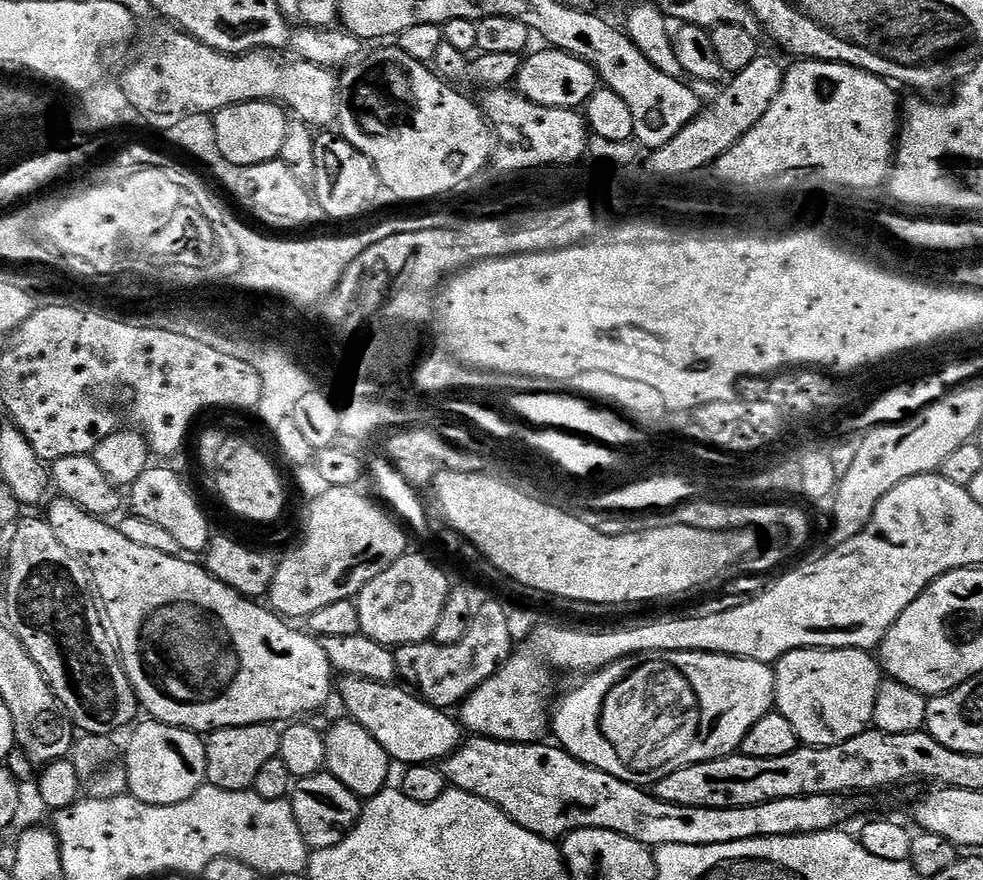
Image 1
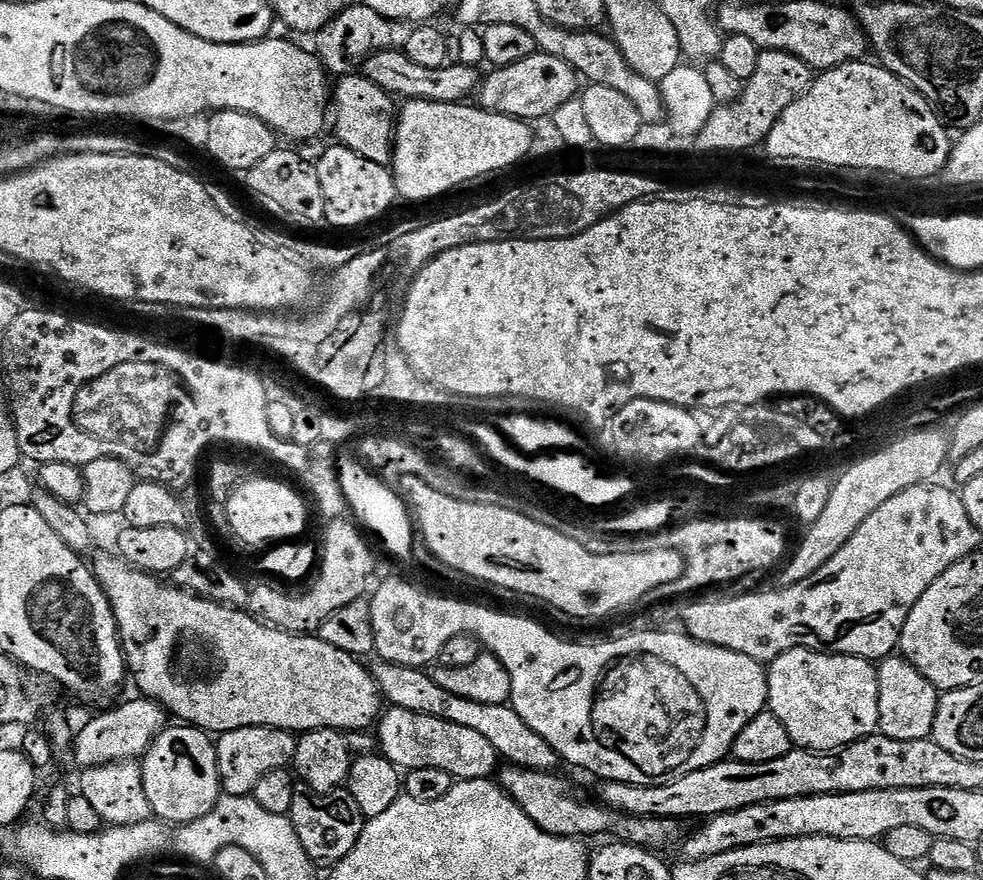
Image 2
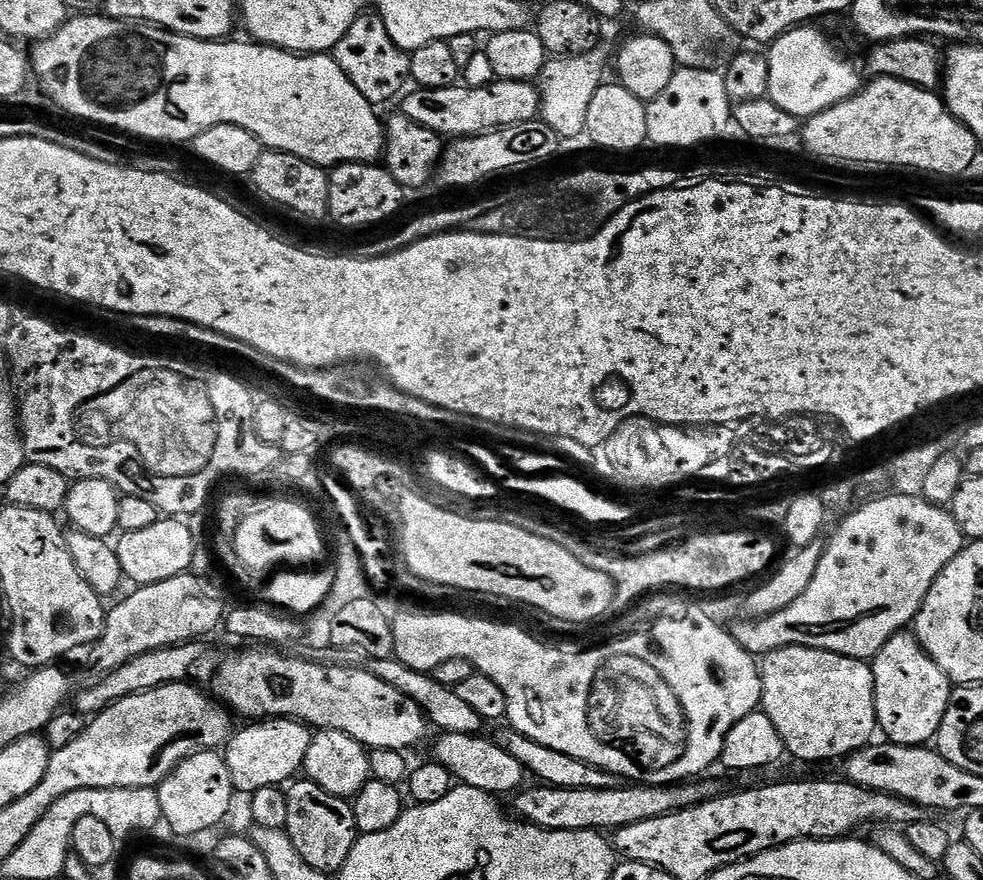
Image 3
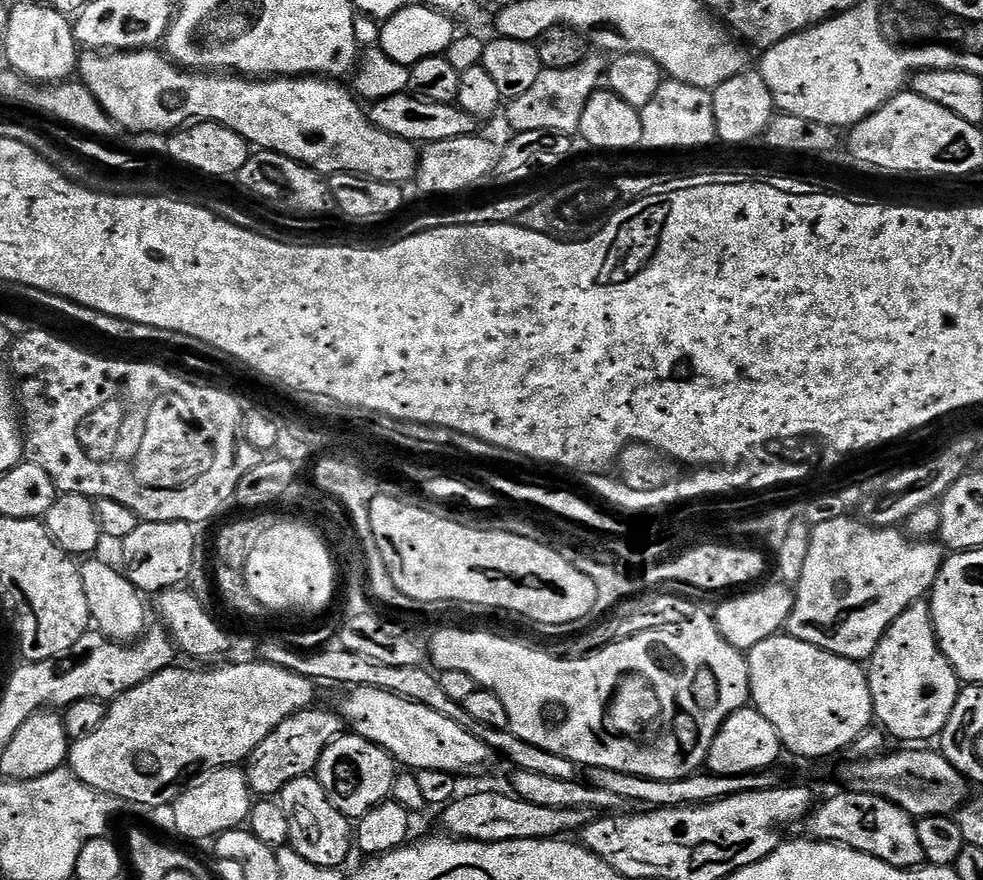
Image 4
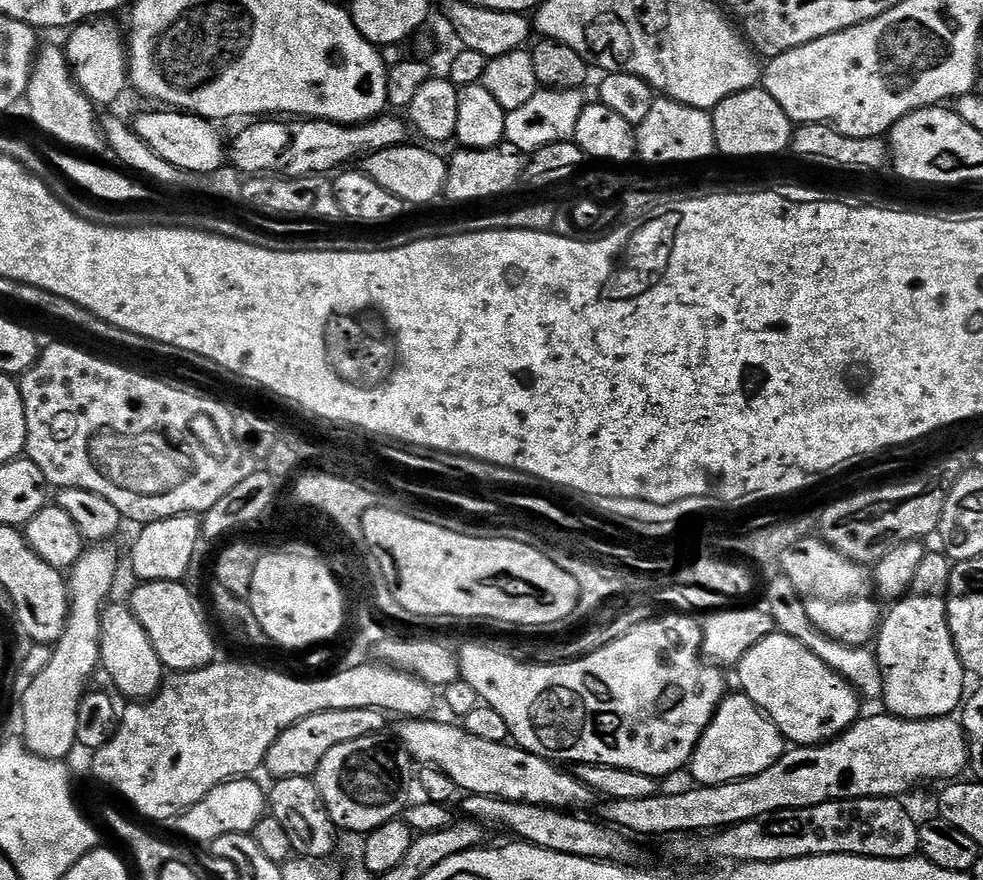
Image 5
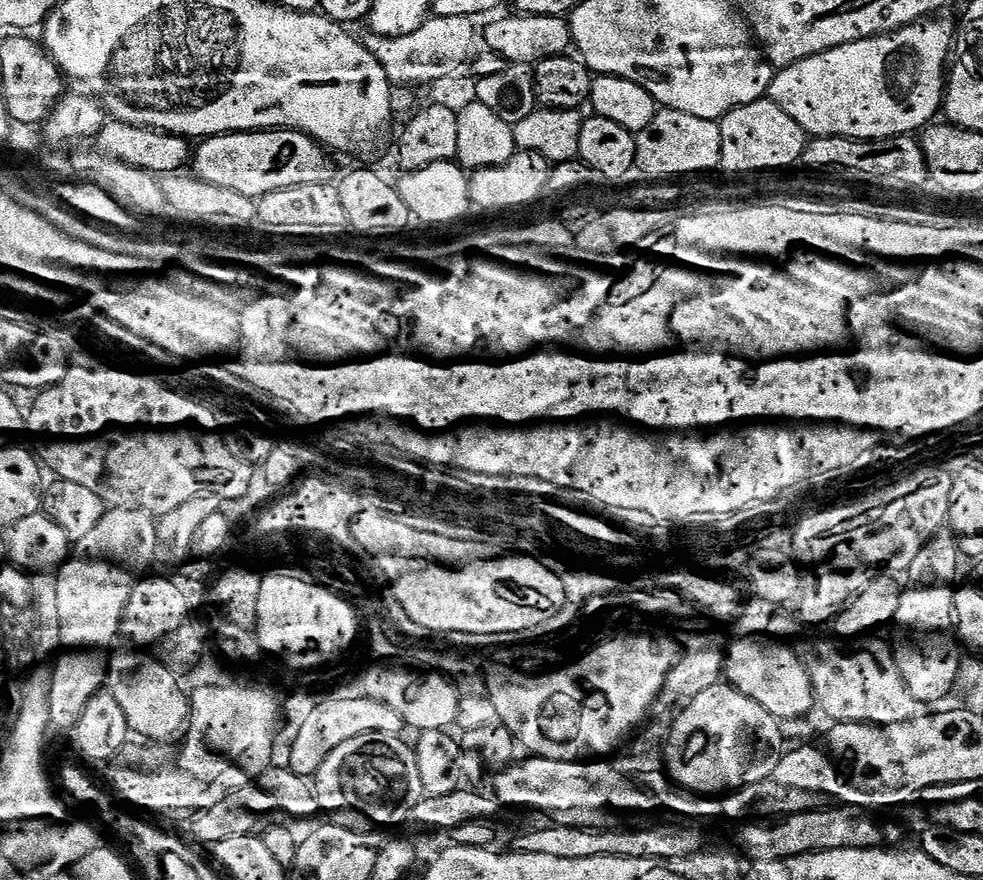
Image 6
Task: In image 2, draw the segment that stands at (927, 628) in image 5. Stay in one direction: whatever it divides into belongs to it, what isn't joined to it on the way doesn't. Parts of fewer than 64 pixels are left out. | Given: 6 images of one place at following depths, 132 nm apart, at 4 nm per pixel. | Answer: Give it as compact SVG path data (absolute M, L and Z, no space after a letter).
M899 654L885 656L879 661L878 718L879 735L889 736L898 742L914 742L931 737L934 718L938 714L941 693L908 660Z

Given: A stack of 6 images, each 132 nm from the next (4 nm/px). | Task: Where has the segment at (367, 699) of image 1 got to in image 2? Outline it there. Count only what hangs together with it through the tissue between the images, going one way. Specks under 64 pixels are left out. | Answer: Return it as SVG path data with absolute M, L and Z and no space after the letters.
M389 707L378 721L379 728L379 751L395 768L446 770L446 774L457 781L486 780L497 775L498 757L494 746L490 746L489 740L482 738L482 734L467 726L454 726L454 722L446 722L442 718L430 718L426 714L414 714L414 710Z

